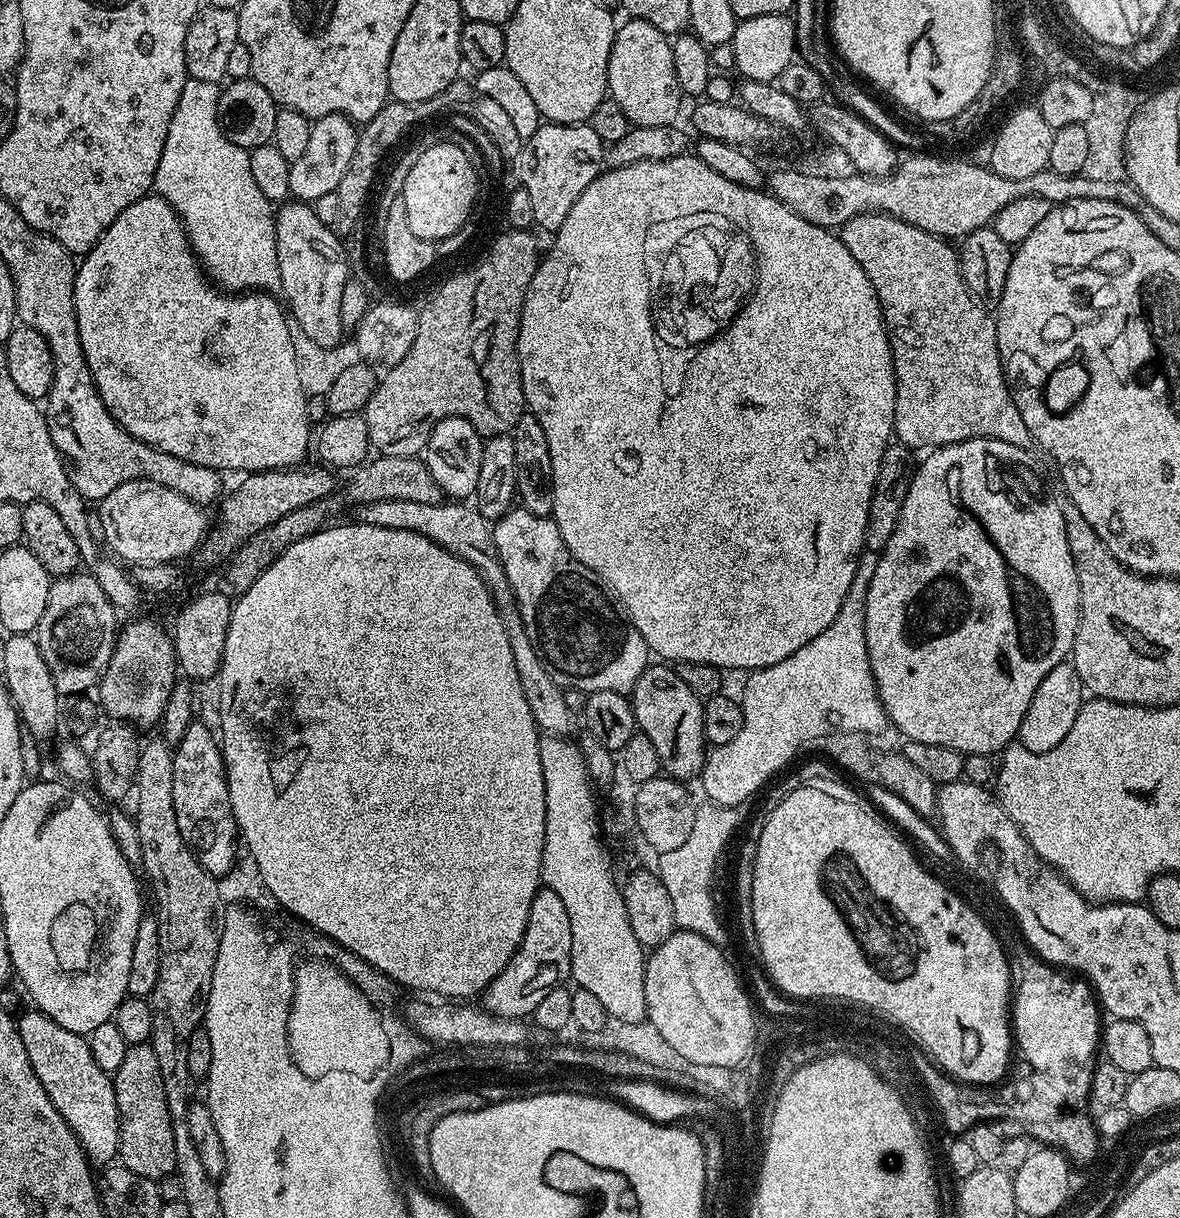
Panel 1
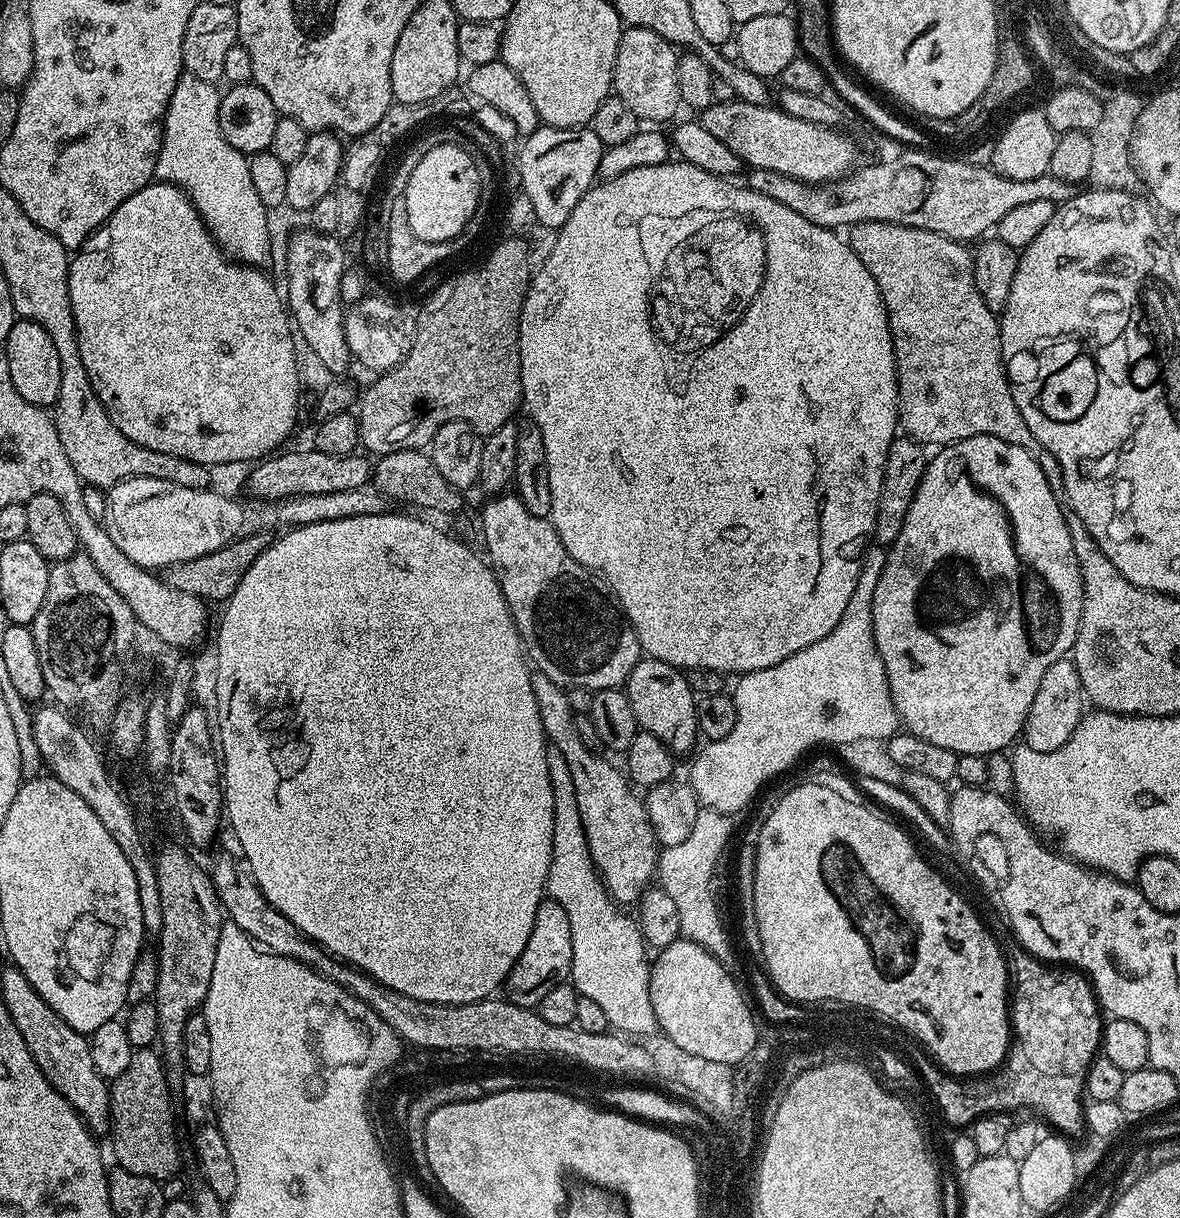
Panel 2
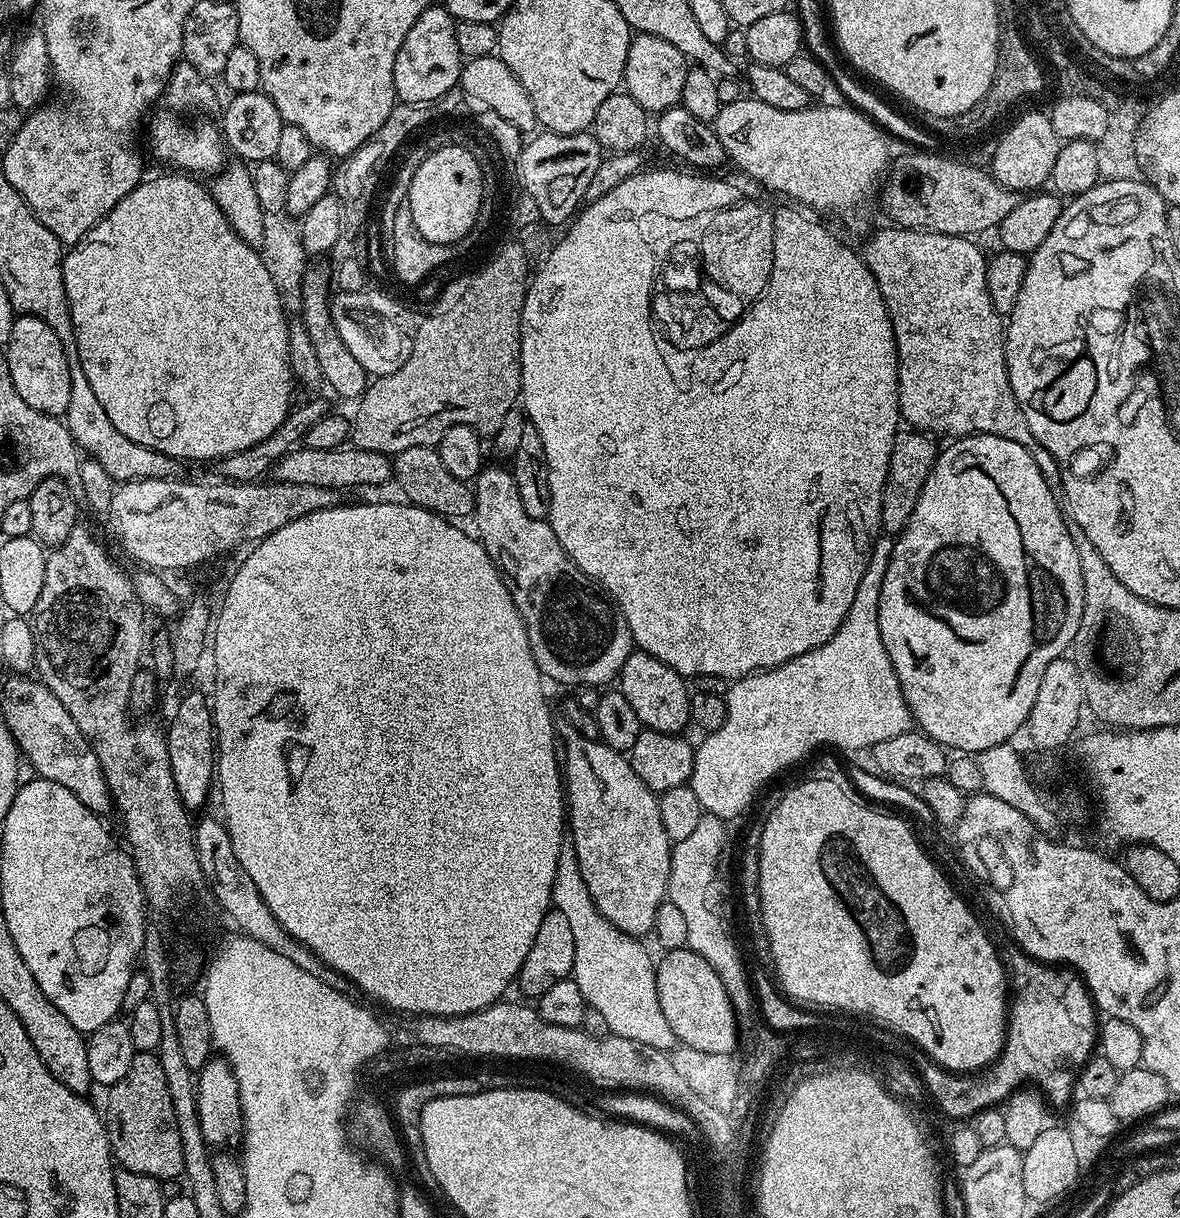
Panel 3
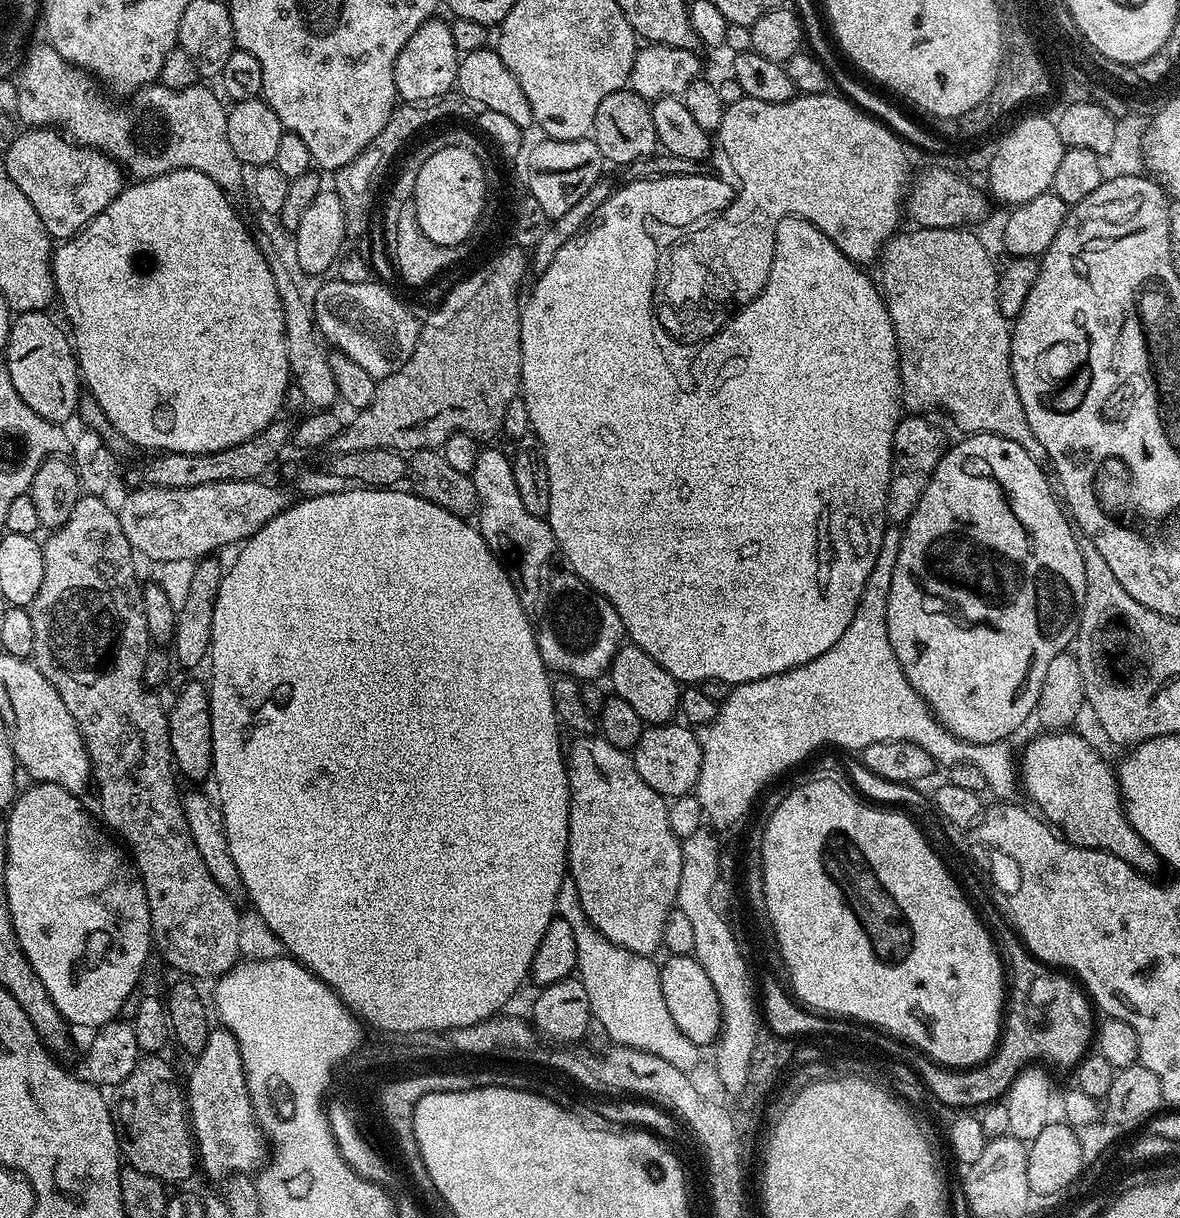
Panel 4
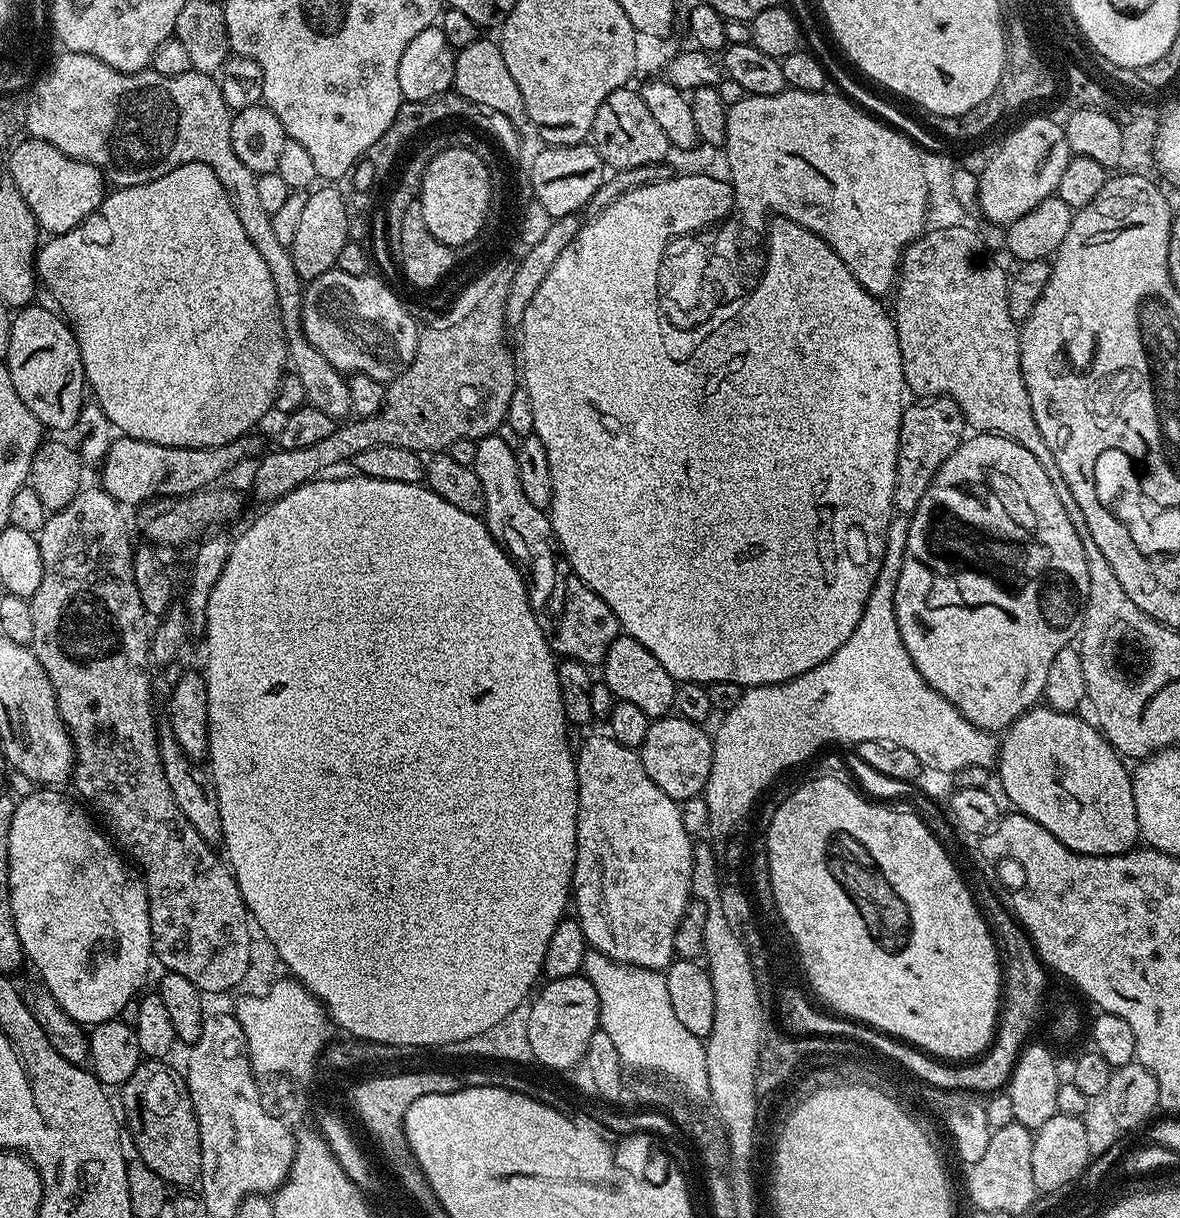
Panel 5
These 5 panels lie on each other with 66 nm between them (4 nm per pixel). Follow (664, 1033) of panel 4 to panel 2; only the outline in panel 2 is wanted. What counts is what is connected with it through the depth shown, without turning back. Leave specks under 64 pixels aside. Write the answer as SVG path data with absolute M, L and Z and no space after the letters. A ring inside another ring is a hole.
M555 750L549 751L546 766L550 766L550 786L554 790L554 838L552 839L552 857L548 871L547 895L570 918L570 938L572 939L571 983L580 996L590 998L606 1013L609 1025L617 1033L627 1034L632 1038L647 1038L657 1031L654 1006L650 1002L650 952L644 943L644 935L635 919L623 916L621 905L613 900L604 889L604 883L596 872L590 858L586 834L578 814L578 802L574 790L574 778L570 776L570 766L566 758Z

